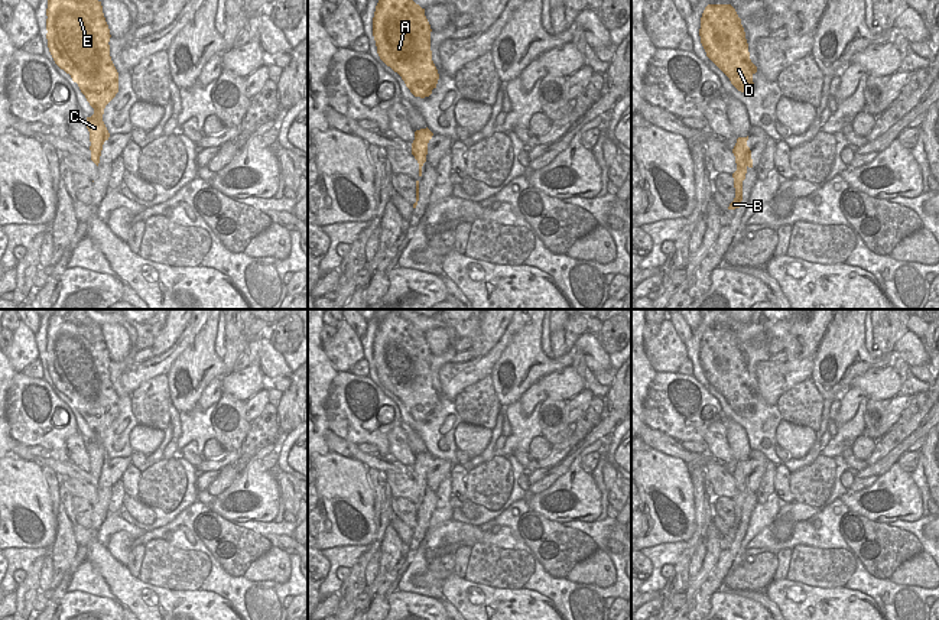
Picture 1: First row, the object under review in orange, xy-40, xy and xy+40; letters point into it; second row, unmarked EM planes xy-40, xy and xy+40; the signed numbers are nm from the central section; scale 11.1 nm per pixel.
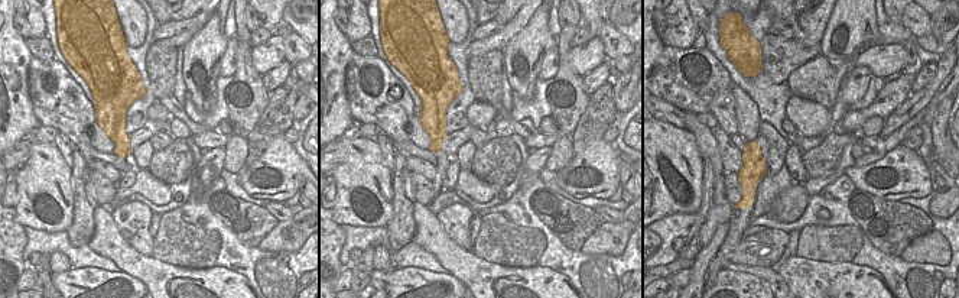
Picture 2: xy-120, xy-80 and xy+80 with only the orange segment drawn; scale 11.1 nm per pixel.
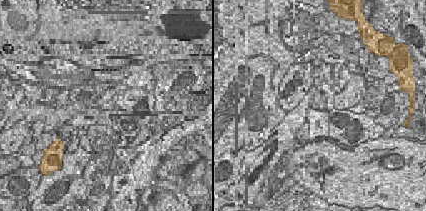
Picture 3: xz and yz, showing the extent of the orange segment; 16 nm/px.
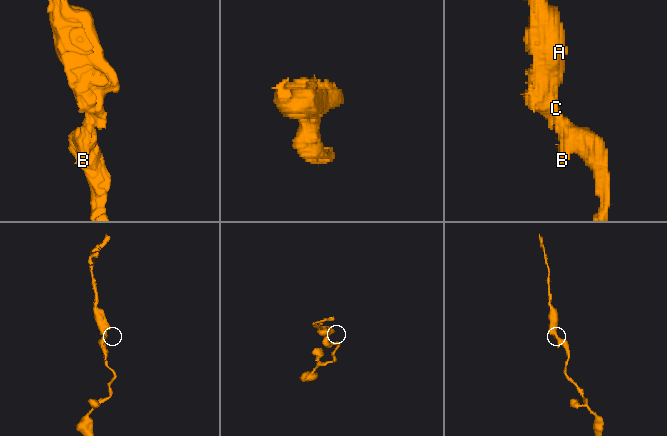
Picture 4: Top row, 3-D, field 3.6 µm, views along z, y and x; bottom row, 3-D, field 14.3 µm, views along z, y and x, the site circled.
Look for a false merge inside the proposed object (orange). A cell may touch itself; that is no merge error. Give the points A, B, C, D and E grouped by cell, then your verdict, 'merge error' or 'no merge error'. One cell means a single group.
groups A B C D E; no merge error

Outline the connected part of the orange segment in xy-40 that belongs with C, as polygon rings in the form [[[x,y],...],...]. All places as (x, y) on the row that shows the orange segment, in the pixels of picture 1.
[[[48,0],[46,39],[55,64],[71,75],[85,95],[94,114],[87,117],[91,160],[98,166],[103,145],[110,133],[103,121],[105,106],[118,92],[118,72],[110,56],[110,29],[98,0]]]

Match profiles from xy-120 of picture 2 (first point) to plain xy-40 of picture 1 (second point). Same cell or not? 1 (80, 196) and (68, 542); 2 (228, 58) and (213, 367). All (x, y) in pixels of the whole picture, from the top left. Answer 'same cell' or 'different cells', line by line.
1: same cell
2: different cells

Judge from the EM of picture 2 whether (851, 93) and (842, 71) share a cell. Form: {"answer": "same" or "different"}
{"answer": "different"}

